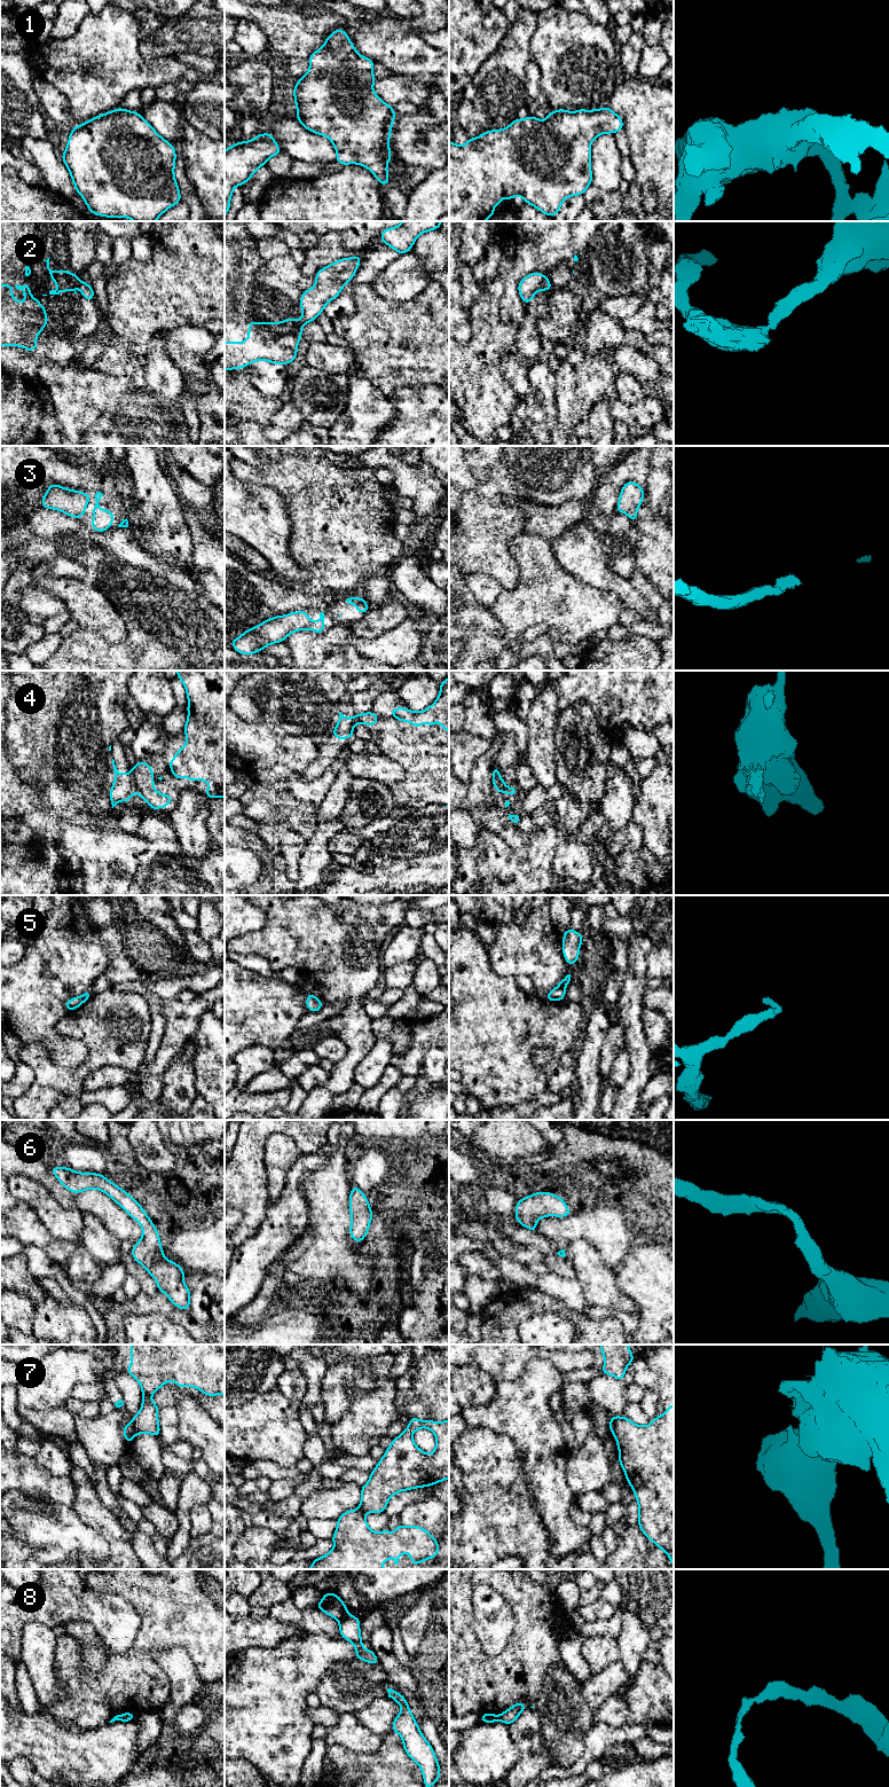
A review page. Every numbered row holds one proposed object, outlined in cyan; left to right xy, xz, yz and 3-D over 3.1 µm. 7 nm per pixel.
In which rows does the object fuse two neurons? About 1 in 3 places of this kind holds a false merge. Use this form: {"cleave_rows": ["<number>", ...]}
{"cleave_rows": ["2", "4", "7", "8"]}

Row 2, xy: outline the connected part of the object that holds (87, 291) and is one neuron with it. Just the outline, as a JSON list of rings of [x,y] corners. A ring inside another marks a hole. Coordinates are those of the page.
[[[81,281],[79,287],[80,287],[80,291],[82,293],[82,297],[85,299],[93,300],[95,298],[92,285],[89,285],[88,283]]]

